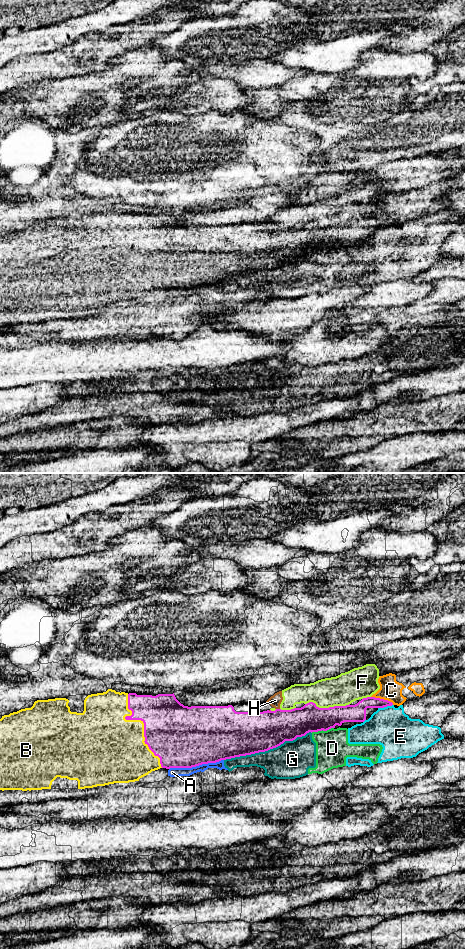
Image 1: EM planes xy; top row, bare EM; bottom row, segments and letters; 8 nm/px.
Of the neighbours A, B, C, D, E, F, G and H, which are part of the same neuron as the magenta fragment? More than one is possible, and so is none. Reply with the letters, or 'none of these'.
B

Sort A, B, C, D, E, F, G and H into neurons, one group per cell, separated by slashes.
A D E G / B / C / F / H

